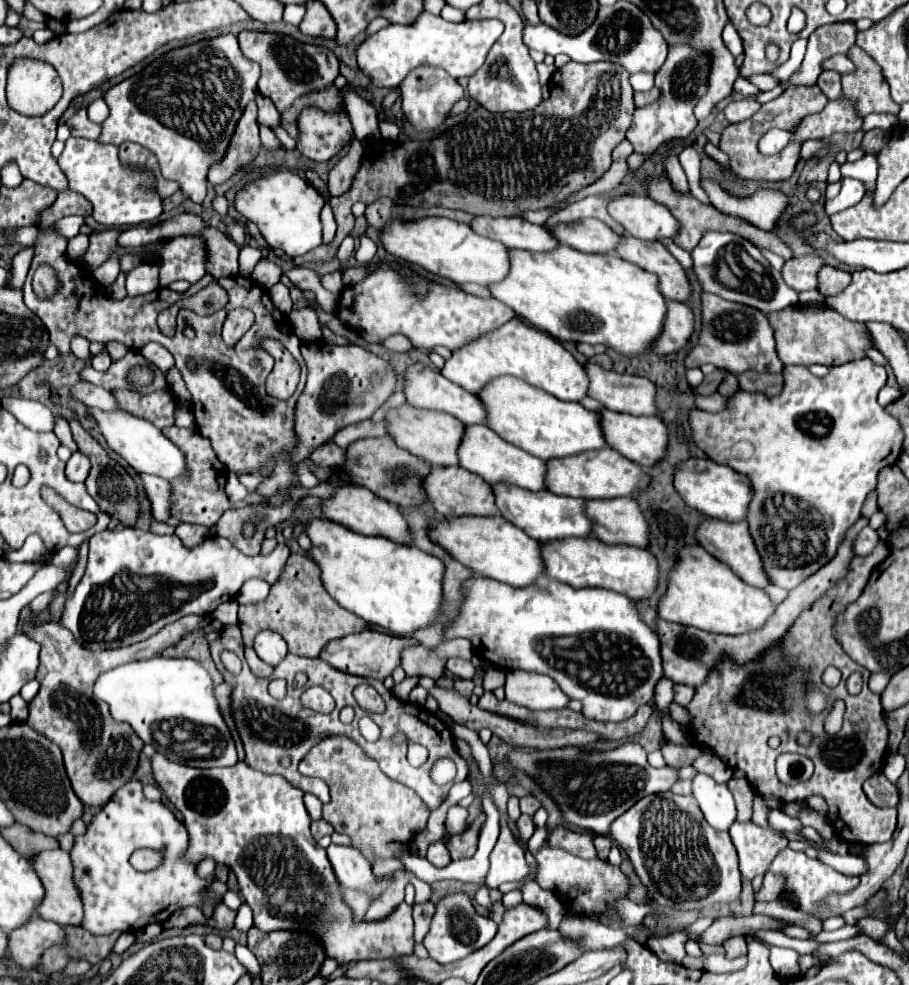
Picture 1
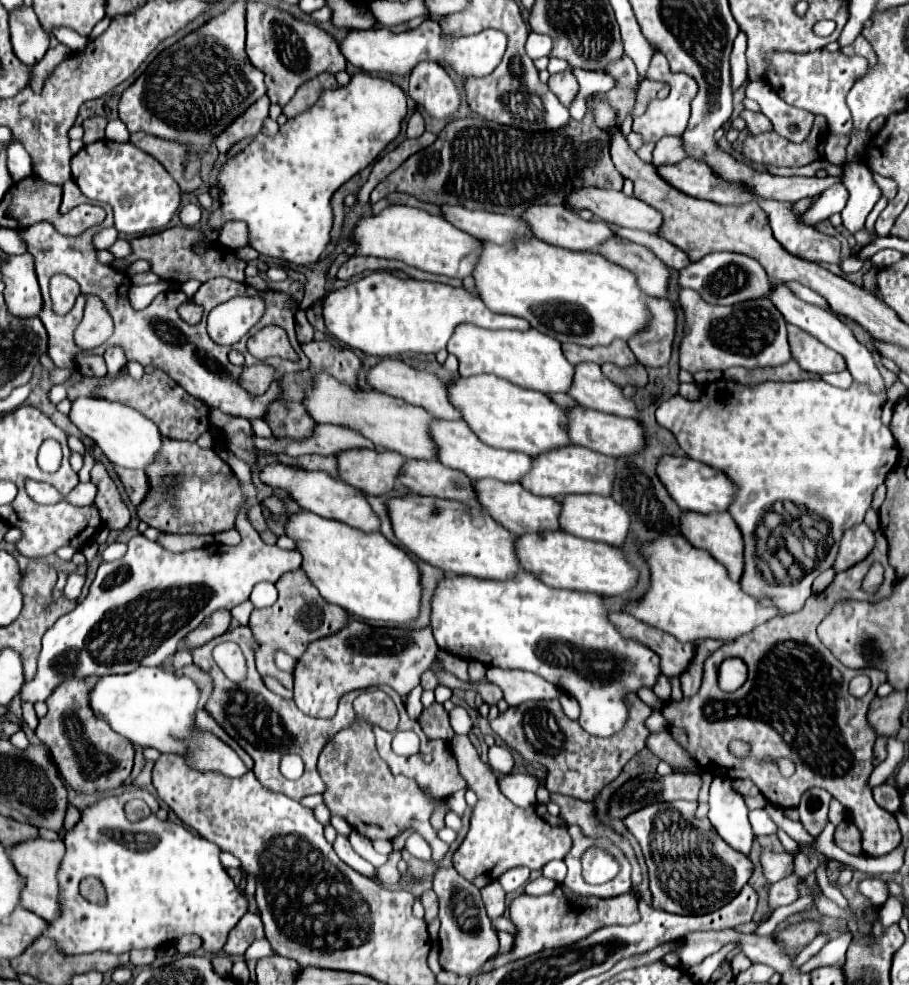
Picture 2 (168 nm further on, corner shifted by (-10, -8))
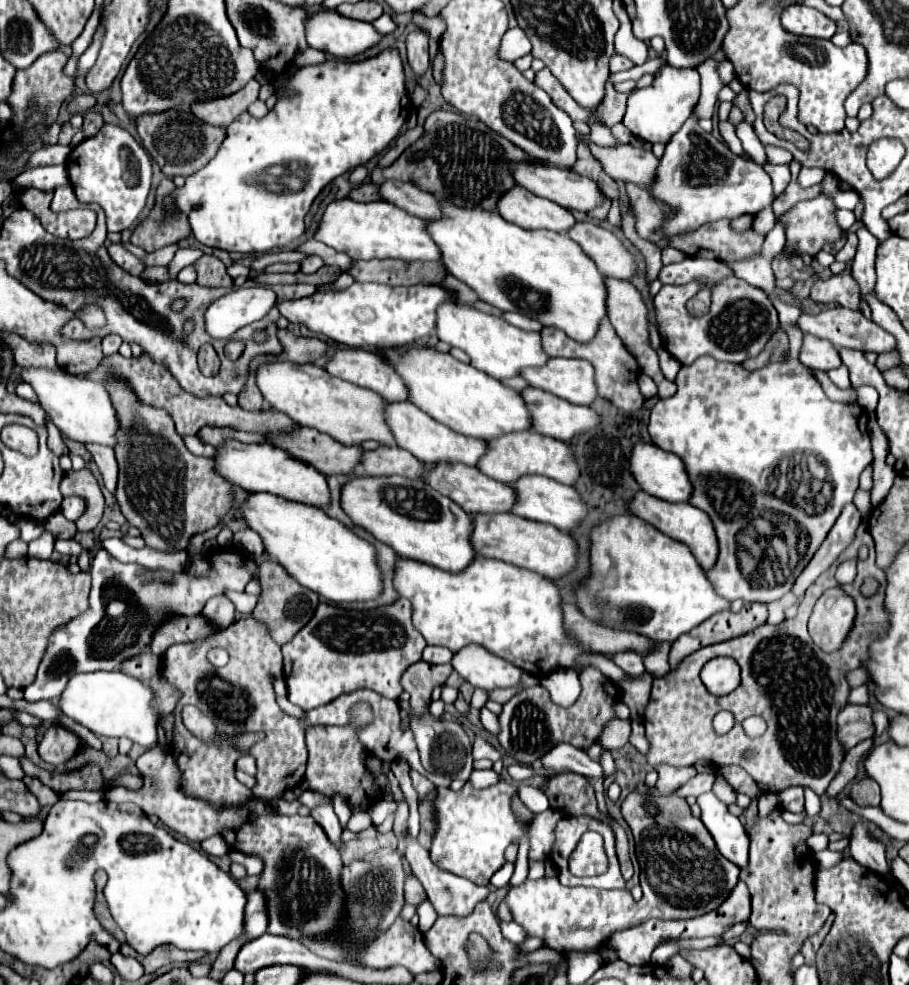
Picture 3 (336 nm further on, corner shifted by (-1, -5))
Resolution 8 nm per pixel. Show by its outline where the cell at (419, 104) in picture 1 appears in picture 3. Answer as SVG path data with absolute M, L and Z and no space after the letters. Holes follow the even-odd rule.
M418 28L406 36L406 48L408 48L408 62L416 74L416 78L408 80L408 88L412 90L418 84L420 74L424 74L426 68L430 68L430 56L428 56L428 32Z

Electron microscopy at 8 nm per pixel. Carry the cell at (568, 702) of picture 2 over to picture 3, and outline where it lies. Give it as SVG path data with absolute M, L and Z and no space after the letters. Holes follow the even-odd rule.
M558 668L548 676L540 678L540 684L550 692L552 700L560 706L570 706L580 694L578 674L568 668Z

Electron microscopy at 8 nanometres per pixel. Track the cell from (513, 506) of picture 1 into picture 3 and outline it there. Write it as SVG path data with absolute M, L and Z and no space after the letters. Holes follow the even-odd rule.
M436 462L430 470L426 470L424 480L434 486L440 494L446 494L450 500L454 500L464 512L478 514L478 512L510 512L514 504L514 488L508 484L502 484L494 478L488 478L474 466L466 466L460 462Z

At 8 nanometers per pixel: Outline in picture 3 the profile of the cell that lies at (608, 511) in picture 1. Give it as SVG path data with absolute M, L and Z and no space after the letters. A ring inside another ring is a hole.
M522 476L512 484L516 496L512 514L528 518L528 520L536 520L536 522L544 522L544 524L552 524L558 530L570 530L576 526L576 522L580 518L586 516L586 506L582 502L582 498L578 496L578 492L572 486L554 482L552 478L546 476Z

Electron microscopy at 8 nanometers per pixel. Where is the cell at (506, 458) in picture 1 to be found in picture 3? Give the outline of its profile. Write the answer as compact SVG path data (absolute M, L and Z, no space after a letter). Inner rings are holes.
M406 400L388 402L388 406L384 410L384 420L396 440L396 446L402 446L404 450L408 450L416 458L420 458L420 462L426 462L426 464L446 460L446 462L462 462L468 466L476 466L478 458L484 454L484 448L486 448L484 440L458 434L458 432L450 430L448 426L434 422L434 418L430 418L428 414L422 414L422 410L418 410L414 404L410 404Z

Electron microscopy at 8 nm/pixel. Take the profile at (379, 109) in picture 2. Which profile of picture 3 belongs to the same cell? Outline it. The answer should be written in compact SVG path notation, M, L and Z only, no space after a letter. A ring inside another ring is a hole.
M388 48L384 52L380 52L374 58L368 60L360 60L360 62L344 62L344 60L326 60L322 64L314 64L314 66L304 66L302 70L296 70L282 94L282 98L278 98L276 106L264 116L264 118L254 118L248 112L242 112L230 126L228 126L228 134L218 150L218 154L196 174L186 178L186 184L182 188L176 188L172 194L164 196L162 204L164 204L164 216L172 216L174 212L186 214L188 222L192 226L192 232L196 236L196 240L200 240L204 246L208 248L220 248L226 252L242 252L242 254L268 254L270 250L276 248L286 248L288 244L292 244L298 236L302 236L304 232L304 216L310 210L310 204L314 202L314 198L318 196L318 192L332 182L336 176L366 164L370 158L374 158L376 154L380 154L402 130L406 118L408 118L408 92L406 92L406 74L404 74L404 64L402 58L398 54L396 48Z

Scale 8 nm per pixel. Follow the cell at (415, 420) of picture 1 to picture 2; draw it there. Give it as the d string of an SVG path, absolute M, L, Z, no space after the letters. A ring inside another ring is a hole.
M317 375L315 389L305 397L307 411L319 417L319 423L337 423L349 429L363 433L375 445L383 445L389 451L401 453L405 459L431 459L437 461L439 447L431 437L431 423L437 419L423 407L415 407L405 403L403 399L395 399L391 395L379 391L361 389L355 393L347 389L347 385L339 385L333 377Z

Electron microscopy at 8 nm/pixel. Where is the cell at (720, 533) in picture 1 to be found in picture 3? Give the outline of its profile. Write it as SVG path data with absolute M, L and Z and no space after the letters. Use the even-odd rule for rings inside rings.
M636 492L634 498L628 502L628 510L630 514L642 518L644 522L652 524L654 528L658 528L662 534L686 544L690 548L690 552L694 554L694 558L698 560L698 564L704 568L704 570L710 570L710 566L714 566L716 558L718 558L718 540L716 540L716 534L714 534L714 526L708 518L706 512L690 506L688 502L666 502L666 500L658 500L646 492Z

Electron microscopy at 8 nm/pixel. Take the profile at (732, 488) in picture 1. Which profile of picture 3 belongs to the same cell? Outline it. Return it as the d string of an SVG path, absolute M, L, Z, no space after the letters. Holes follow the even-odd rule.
M634 444L630 454L630 474L644 492L656 498L668 502L686 502L690 498L690 482L682 460L656 444Z

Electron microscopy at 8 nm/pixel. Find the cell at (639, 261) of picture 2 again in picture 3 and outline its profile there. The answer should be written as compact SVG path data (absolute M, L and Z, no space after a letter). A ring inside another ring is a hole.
M576 222L568 230L568 236L584 250L588 258L592 258L608 278L628 280L634 276L634 258L622 246L622 242L610 230L596 226L594 222Z

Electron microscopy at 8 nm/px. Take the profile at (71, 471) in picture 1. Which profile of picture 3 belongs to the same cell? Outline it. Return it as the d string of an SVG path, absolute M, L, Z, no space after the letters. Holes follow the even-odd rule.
M68 496L62 500L60 504L60 512L68 518L68 520L78 520L82 516L82 510L86 510L86 504L78 498L78 496Z

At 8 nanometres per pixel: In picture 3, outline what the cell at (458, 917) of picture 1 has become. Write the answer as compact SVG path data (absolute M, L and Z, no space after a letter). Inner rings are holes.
M408 828L404 830L402 840L406 844L406 860L408 860L414 876L422 882L422 886L424 886L424 890L428 894L428 900L432 902L432 906L438 912L438 916L450 916L450 914L454 914L454 916L468 916L478 902L482 902L490 892L496 890L494 886L478 886L478 884L474 884L474 882L470 882L466 878L460 878L456 874L450 874L450 872L440 870L438 866L434 866L434 862L430 862L428 850L424 850L418 844L418 840L414 840L410 836Z

